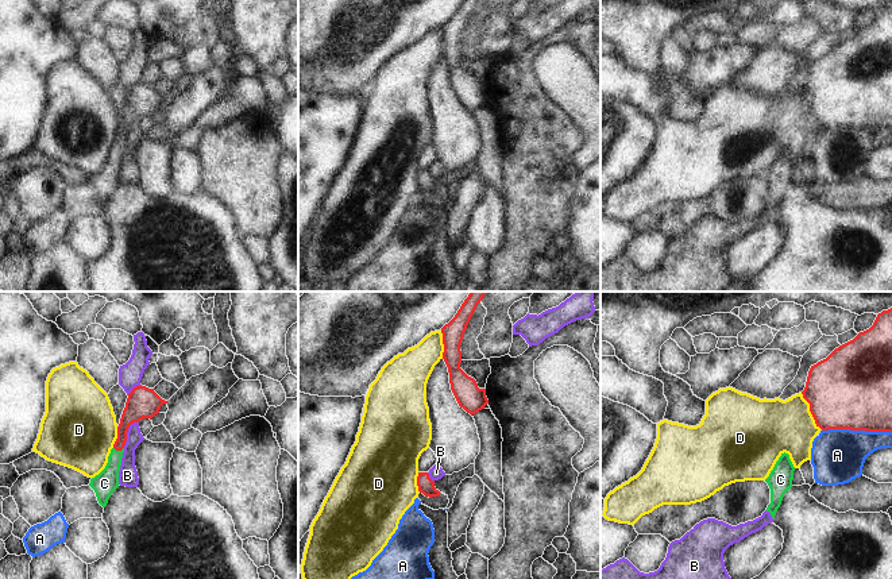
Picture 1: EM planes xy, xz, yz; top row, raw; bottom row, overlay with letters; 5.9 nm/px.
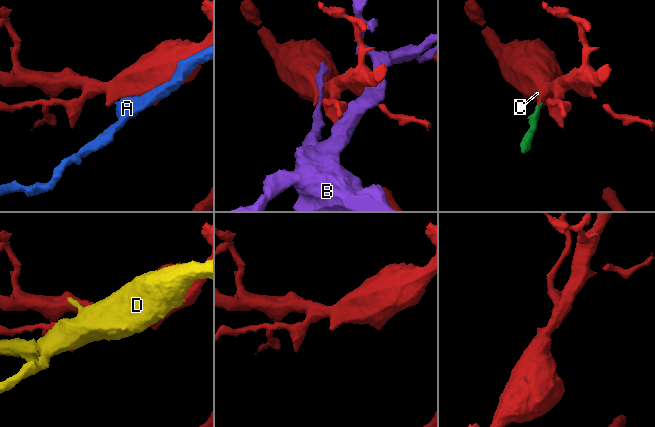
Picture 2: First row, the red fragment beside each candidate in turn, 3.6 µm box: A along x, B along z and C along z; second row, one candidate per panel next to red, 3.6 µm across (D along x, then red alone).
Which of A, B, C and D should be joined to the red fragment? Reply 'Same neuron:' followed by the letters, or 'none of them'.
Same neuron: C

